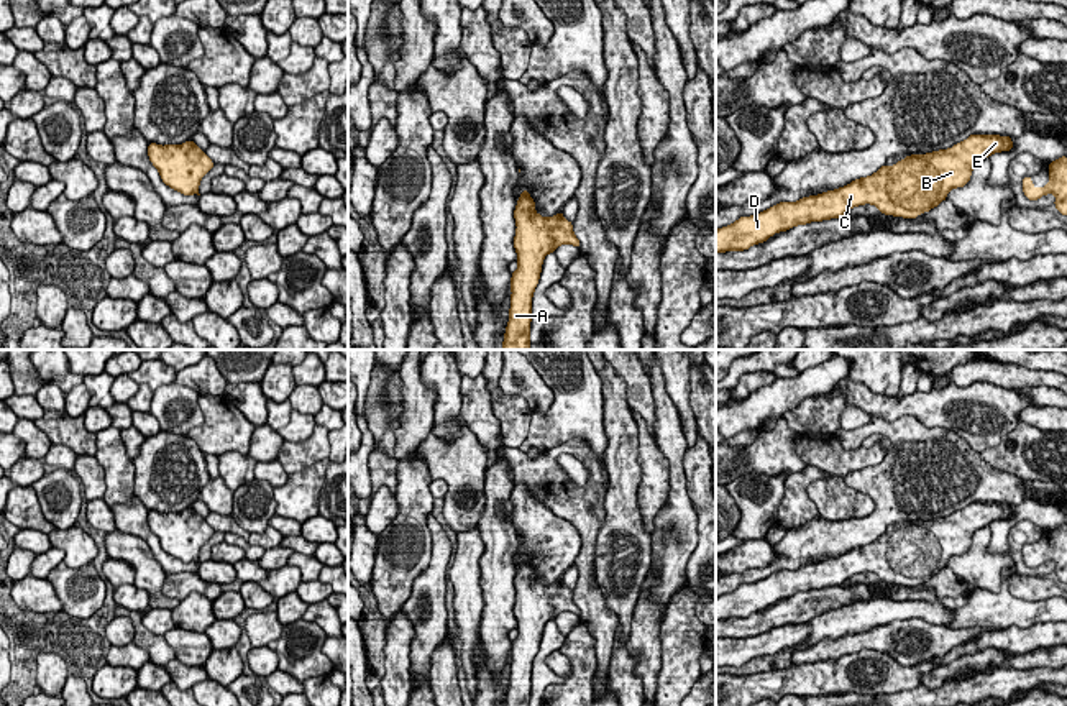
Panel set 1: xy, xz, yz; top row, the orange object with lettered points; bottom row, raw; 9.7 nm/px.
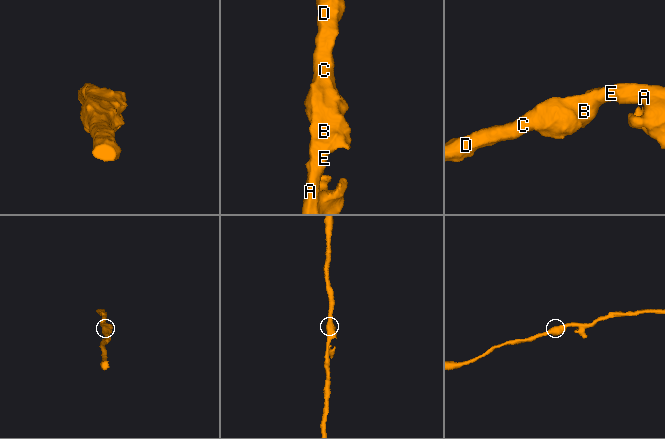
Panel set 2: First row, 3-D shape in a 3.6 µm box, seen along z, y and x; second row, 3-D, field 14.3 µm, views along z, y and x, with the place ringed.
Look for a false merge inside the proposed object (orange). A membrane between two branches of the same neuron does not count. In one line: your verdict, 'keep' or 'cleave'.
keep

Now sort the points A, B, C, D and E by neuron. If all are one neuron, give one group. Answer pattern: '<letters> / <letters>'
A B C D E

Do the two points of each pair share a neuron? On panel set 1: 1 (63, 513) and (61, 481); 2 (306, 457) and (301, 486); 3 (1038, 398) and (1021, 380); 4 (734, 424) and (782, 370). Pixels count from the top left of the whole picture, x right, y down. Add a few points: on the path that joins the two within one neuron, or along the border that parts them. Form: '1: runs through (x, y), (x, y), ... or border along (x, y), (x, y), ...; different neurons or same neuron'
1: runs through (61, 504), (61, 490); same neuron
2: border along (327, 457), (289, 476); different neurons
3: border along (1049, 386), (1013, 389); different neurons
4: border along (800, 373), (790, 378), (778, 378); different neurons

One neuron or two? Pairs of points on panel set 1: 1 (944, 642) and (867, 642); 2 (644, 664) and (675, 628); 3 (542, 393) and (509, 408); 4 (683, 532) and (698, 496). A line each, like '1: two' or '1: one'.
1: one
2: two
3: two
4: two

